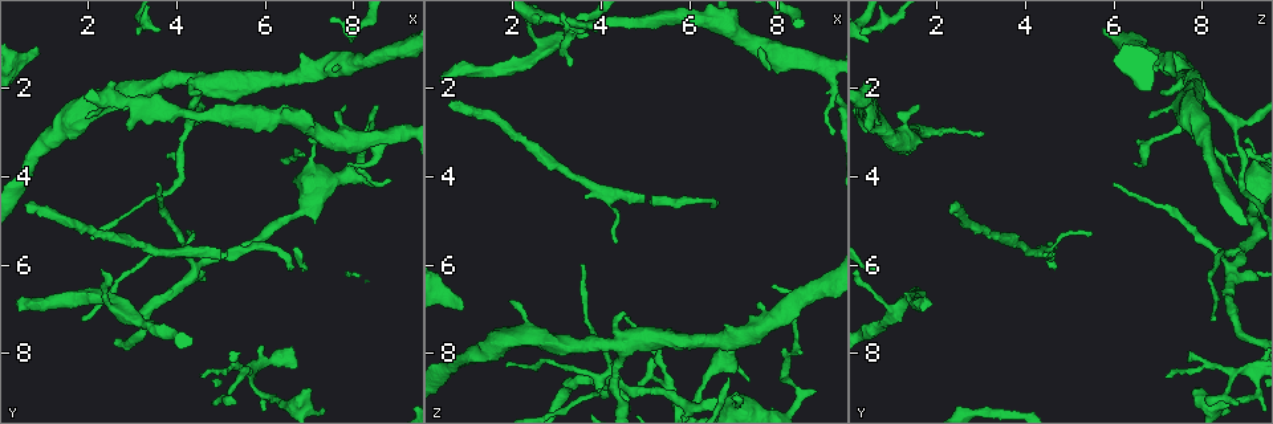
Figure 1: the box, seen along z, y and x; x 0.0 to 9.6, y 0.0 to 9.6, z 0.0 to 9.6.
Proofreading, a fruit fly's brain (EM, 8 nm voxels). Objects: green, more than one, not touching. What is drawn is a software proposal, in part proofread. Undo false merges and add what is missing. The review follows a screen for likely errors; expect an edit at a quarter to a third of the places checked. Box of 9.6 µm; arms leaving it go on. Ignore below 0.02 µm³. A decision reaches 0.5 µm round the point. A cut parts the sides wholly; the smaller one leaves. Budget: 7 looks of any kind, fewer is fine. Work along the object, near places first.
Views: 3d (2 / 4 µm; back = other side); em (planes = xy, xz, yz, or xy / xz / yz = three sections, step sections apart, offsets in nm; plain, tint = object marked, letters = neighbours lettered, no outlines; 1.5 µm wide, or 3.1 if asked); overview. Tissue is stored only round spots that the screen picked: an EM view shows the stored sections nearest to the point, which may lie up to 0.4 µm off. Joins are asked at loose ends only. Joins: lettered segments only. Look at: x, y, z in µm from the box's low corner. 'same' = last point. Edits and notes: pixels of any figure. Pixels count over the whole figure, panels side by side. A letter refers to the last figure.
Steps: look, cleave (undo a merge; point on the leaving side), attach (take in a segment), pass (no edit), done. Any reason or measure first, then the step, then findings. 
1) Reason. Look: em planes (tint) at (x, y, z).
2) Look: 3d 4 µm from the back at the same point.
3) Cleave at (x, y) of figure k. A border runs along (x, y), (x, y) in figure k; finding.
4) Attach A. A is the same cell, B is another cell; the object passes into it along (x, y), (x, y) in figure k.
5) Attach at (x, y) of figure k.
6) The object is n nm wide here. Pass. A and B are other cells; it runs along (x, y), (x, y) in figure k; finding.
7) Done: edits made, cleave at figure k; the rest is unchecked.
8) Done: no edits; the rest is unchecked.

Two arms in line, one across. Look: em planes (tint) at (4.30, 2.75, 8.70).

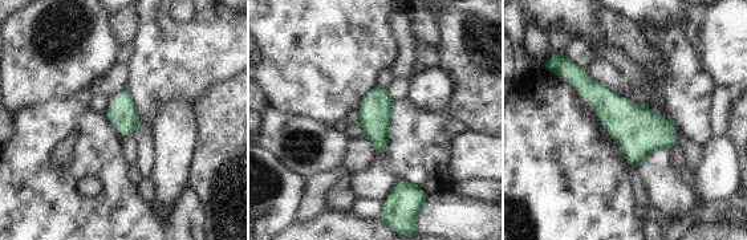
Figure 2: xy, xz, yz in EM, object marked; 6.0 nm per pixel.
Look: em planes (letters) at the same point.

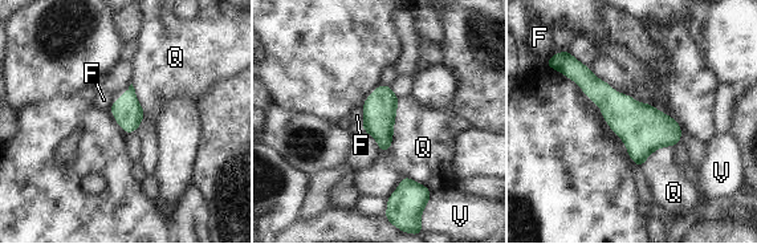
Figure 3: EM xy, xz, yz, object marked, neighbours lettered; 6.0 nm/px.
Pass. F, Q and V are other cells; a border runs along (361, 108), (363, 113), (362, 127) in figure 3; all the same cell.

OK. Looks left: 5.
End of a long branch. Look: em xy step 4 (letters) at (0.95, 1.10, 7.05).

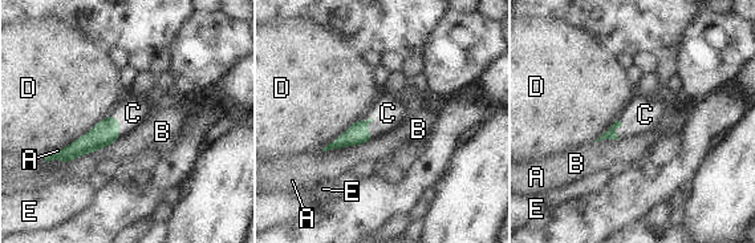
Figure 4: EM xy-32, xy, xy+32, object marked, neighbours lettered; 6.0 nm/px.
Another direction. Look: em planes (letters) at the same point.

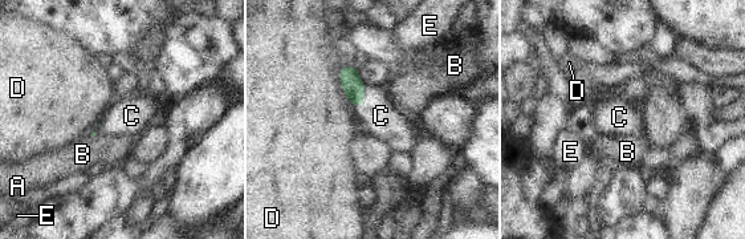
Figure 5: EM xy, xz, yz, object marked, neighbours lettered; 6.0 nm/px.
Attach C. C is the same cell, A, B, D and E are other cells; the object passes into it along (354, 88), (363, 100), (381, 116) in figure 5; the cell continues.

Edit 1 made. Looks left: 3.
Look: em planes (plain) at (6.60, 6.10, 4.65).

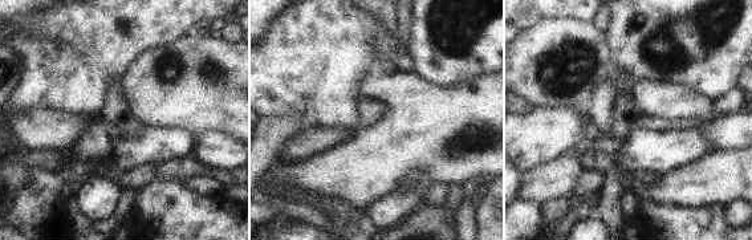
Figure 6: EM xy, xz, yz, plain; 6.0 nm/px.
Look: em planes (letters) at the same point.

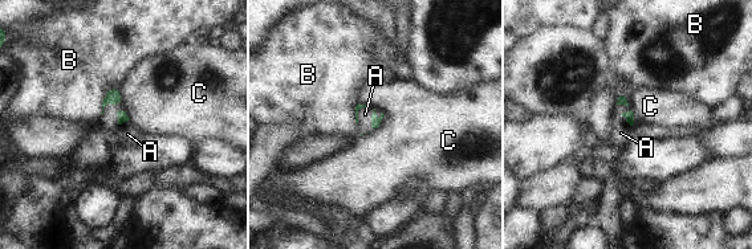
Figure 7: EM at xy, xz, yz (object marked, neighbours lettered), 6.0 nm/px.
Attach A. A is the same cell, B and C are other cells; the object passes into it along (376, 121), (372, 119), (365, 114) in figure 7; it goes on there.

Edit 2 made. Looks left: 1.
Done: edits made, attach at figure 5, attach at figure 7; the rest is unchecked.

